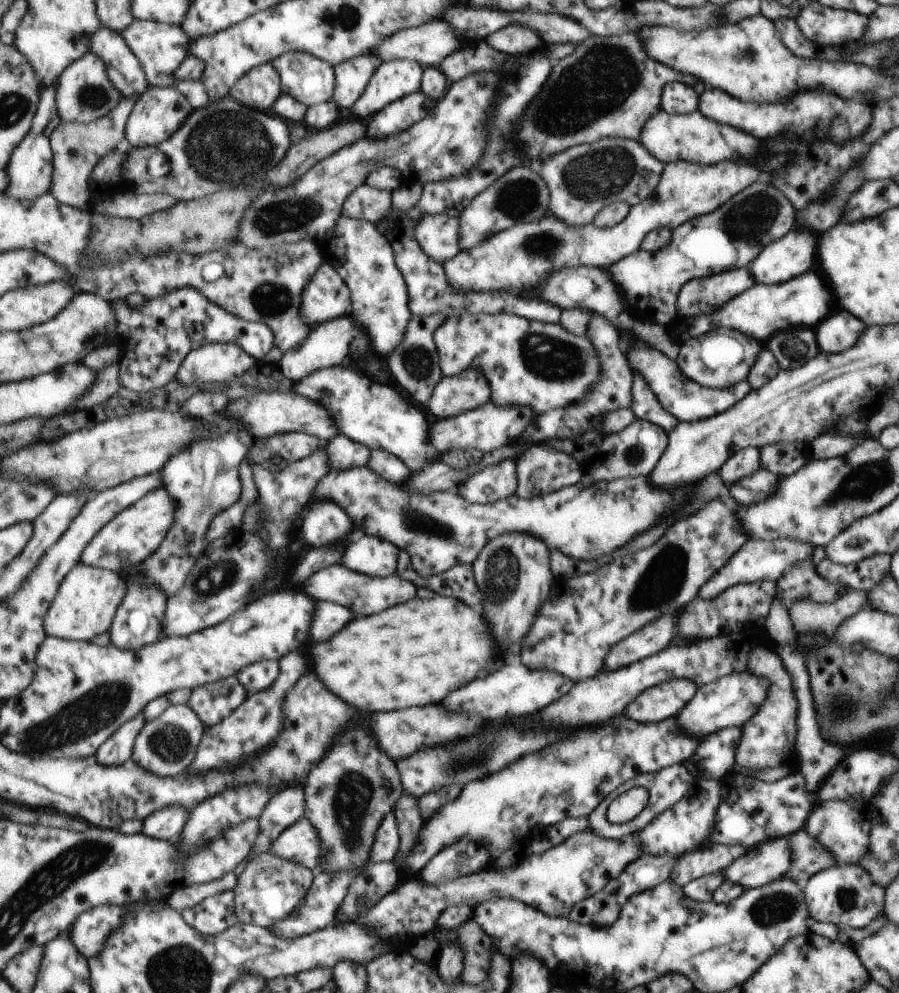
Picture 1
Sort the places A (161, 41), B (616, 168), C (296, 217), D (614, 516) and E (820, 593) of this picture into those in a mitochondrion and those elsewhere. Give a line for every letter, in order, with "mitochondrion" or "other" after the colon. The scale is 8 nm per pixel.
A: other
B: mitochondrion
C: mitochondrion
D: other
E: mitochondrion

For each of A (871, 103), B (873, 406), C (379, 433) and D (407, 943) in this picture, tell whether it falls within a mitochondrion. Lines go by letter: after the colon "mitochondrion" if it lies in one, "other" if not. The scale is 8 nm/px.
A: other
B: other
C: other
D: other

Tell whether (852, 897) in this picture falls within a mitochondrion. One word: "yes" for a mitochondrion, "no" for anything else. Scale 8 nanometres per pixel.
yes

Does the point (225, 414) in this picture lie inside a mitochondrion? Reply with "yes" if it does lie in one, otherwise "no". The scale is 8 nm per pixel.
no

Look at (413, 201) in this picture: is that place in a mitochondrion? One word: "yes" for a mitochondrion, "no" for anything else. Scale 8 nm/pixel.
no

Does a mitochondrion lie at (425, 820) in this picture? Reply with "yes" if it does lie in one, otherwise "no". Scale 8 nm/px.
no

